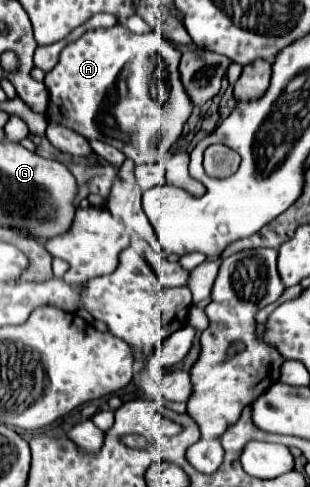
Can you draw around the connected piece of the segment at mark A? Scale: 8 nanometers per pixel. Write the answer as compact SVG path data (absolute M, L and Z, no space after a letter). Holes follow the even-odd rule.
M112 26L108 30L86 32L74 44L68 44L60 54L60 62L54 70L50 70L44 78L50 90L50 106L48 106L48 122L58 122L84 138L104 140L114 148L120 148L134 164L148 164L148 162L164 162L168 150L182 134L182 126L192 112L192 102L188 100L178 74L180 52L174 44L170 44L160 32L148 34L132 34L126 26ZM166 68L166 102L158 102L152 96L152 80L156 78L156 70Z

